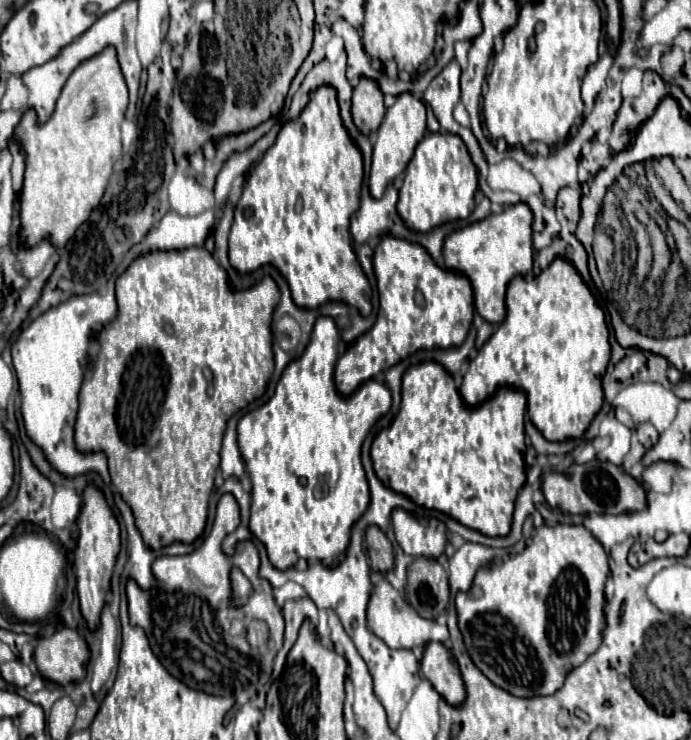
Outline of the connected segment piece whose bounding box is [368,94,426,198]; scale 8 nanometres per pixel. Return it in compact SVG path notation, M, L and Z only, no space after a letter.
M400 94L386 110L384 122L378 128L376 142L374 142L374 152L372 152L372 168L370 168L370 178L368 178L368 188L372 198L380 198L384 194L384 188L404 172L408 166L408 160L412 158L412 152L416 144L424 138L426 134L426 106L414 98L412 94Z

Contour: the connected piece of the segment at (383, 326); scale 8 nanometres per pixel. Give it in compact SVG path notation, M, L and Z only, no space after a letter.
M384 236L374 250L374 272L380 294L378 320L368 334L354 340L336 364L334 382L342 396L350 396L362 382L372 380L420 348L460 346L472 324L474 292L470 280L436 266L422 246Z

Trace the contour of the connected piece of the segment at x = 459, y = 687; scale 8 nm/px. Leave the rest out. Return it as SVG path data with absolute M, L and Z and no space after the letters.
M430 642L424 650L424 656L420 660L422 674L432 682L436 692L448 702L448 704L464 704L464 682L458 670L458 664L448 648L444 648L440 642Z

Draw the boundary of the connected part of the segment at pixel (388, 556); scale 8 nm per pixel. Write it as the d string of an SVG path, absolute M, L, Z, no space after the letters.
M370 526L366 530L366 542L368 542L368 556L370 556L370 568L372 572L390 572L394 568L394 552L392 544L386 538L386 534L378 526Z

